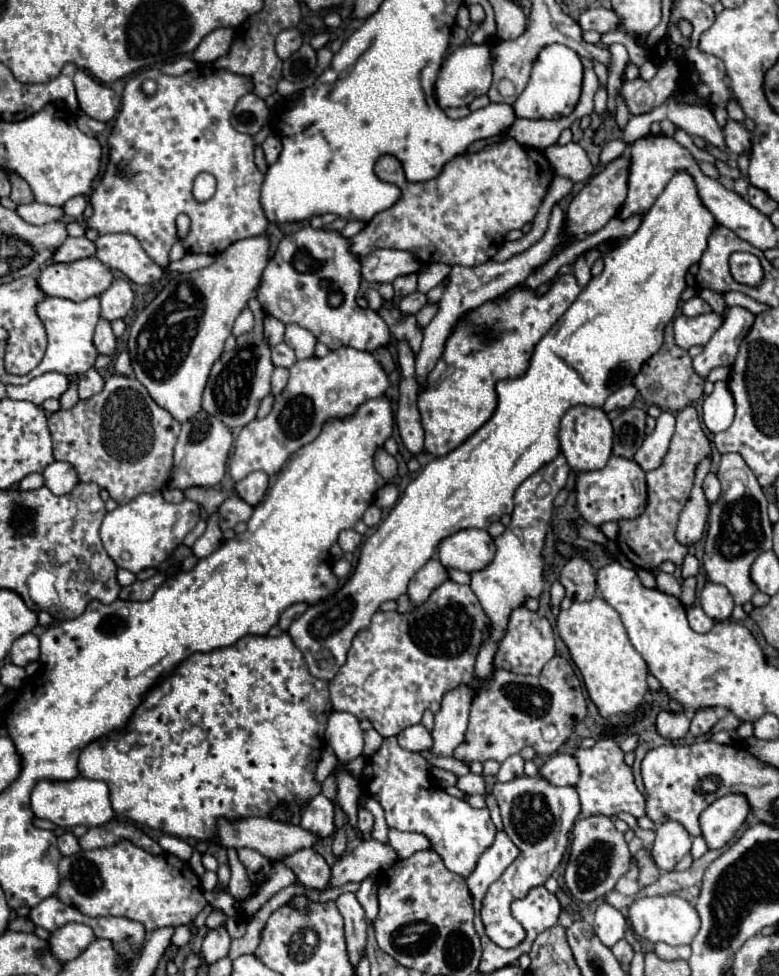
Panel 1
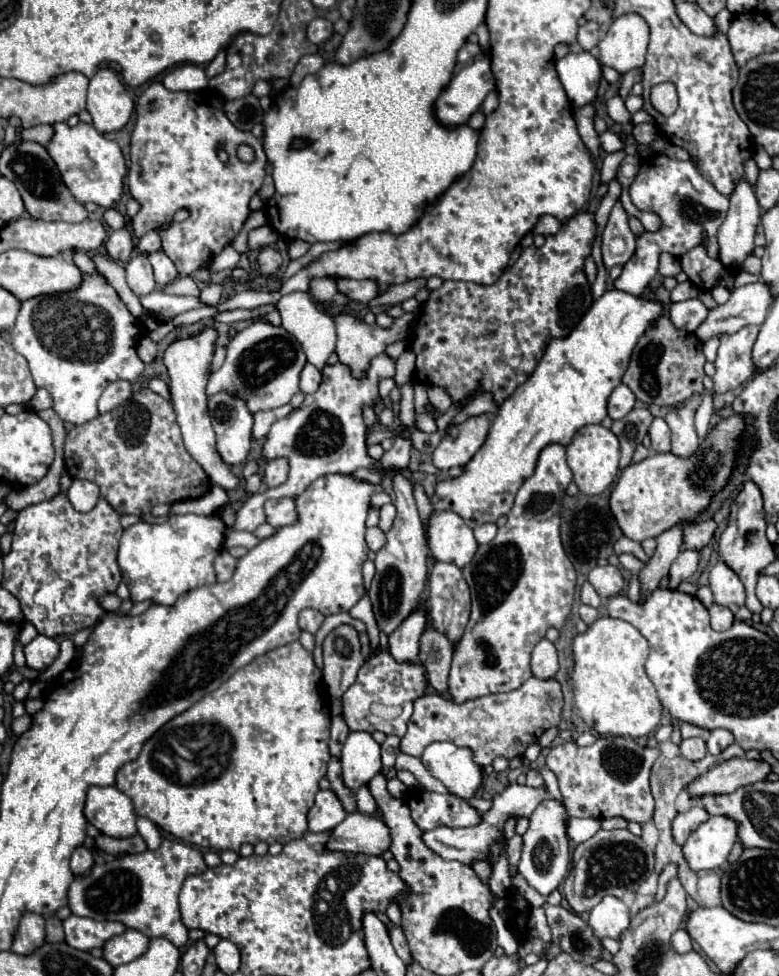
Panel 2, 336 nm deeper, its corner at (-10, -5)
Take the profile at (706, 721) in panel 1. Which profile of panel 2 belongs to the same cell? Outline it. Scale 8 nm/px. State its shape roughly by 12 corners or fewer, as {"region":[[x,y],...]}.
{"region":[[714,729],[706,741],[708,753],[718,755],[734,735],[728,729]]}

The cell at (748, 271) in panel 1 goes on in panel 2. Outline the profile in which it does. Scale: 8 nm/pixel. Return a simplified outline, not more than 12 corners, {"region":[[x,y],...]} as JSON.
{"region":[[658,153],[630,185],[662,227],[636,237],[616,289],[642,295],[658,255],[684,255],[727,215],[726,195],[694,167]]}

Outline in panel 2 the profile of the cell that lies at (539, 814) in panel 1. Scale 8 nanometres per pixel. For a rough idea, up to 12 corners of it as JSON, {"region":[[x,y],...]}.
{"region":[[542,801],[522,835],[518,873],[540,895],[566,877],[568,811]]}

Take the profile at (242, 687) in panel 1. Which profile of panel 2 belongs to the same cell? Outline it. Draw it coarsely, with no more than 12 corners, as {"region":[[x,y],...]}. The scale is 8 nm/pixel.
{"region":[[298,641],[118,769],[184,843],[290,843],[328,769]]}

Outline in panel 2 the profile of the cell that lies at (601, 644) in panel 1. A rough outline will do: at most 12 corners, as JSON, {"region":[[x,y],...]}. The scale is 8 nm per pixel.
{"region":[[622,619],[574,637],[580,717],[600,735],[658,727],[650,645]]}

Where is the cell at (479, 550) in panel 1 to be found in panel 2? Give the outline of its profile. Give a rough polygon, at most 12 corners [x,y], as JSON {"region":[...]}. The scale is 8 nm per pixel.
{"region":[[452,511],[432,513],[430,553],[464,567],[478,551],[474,531]]}

